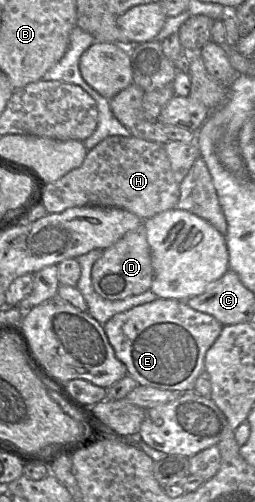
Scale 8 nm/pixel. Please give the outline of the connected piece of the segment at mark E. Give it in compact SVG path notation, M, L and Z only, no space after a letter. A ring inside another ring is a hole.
M157 298L114 315L103 327L117 359L126 366L128 375L138 385L183 393L194 391L196 379L205 369L205 355L220 335L223 325L213 316L192 309L185 301Z

